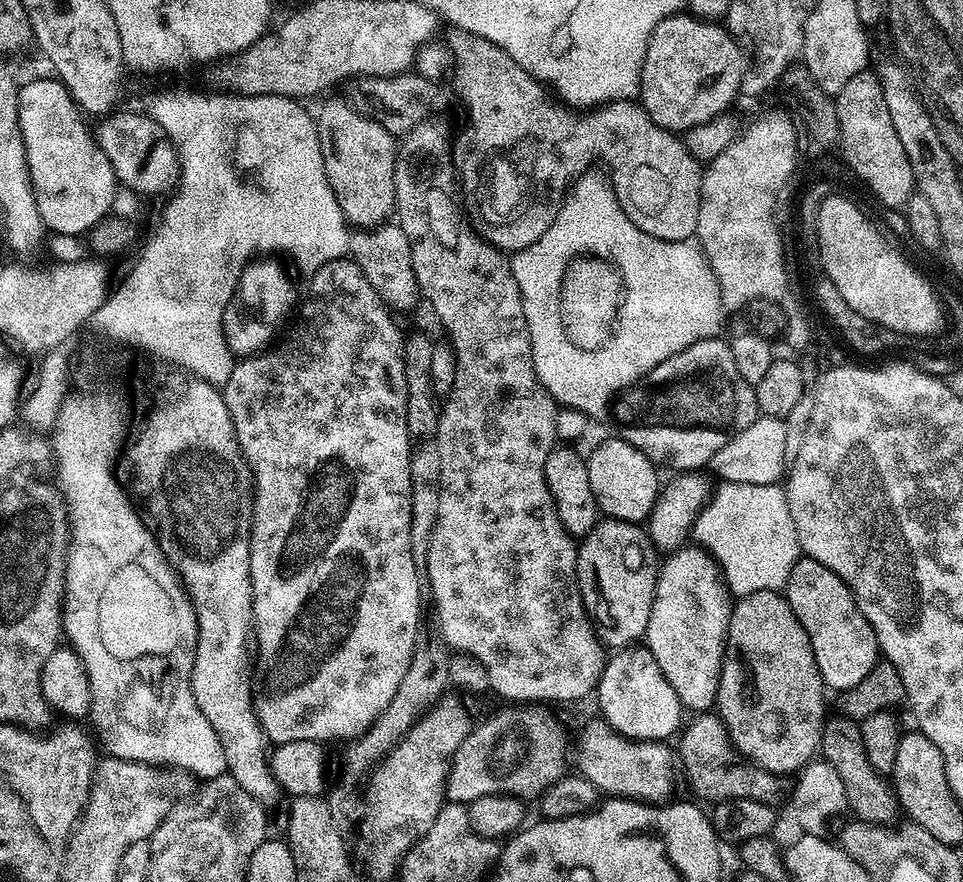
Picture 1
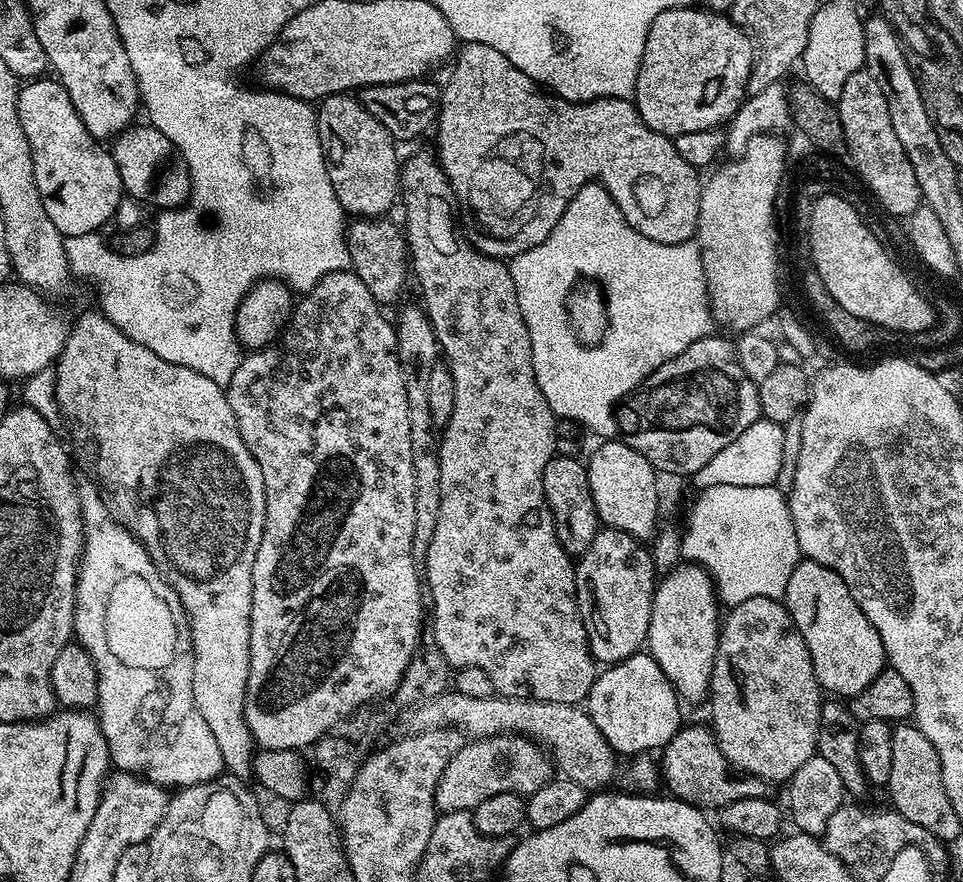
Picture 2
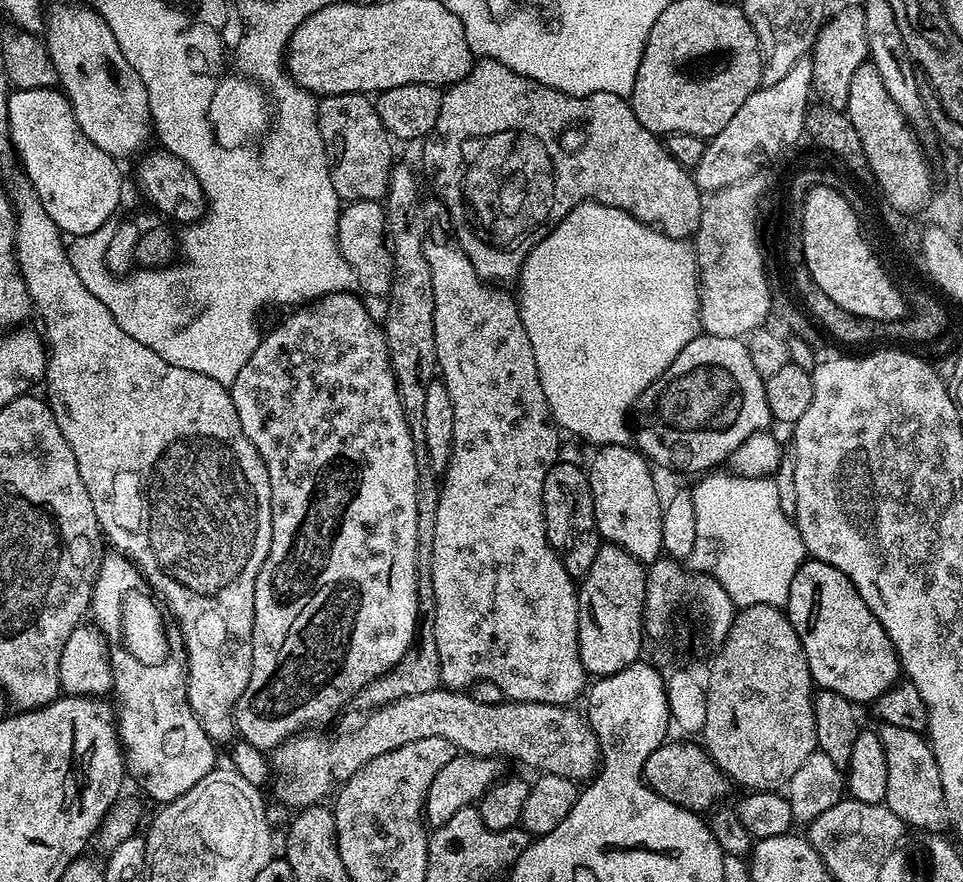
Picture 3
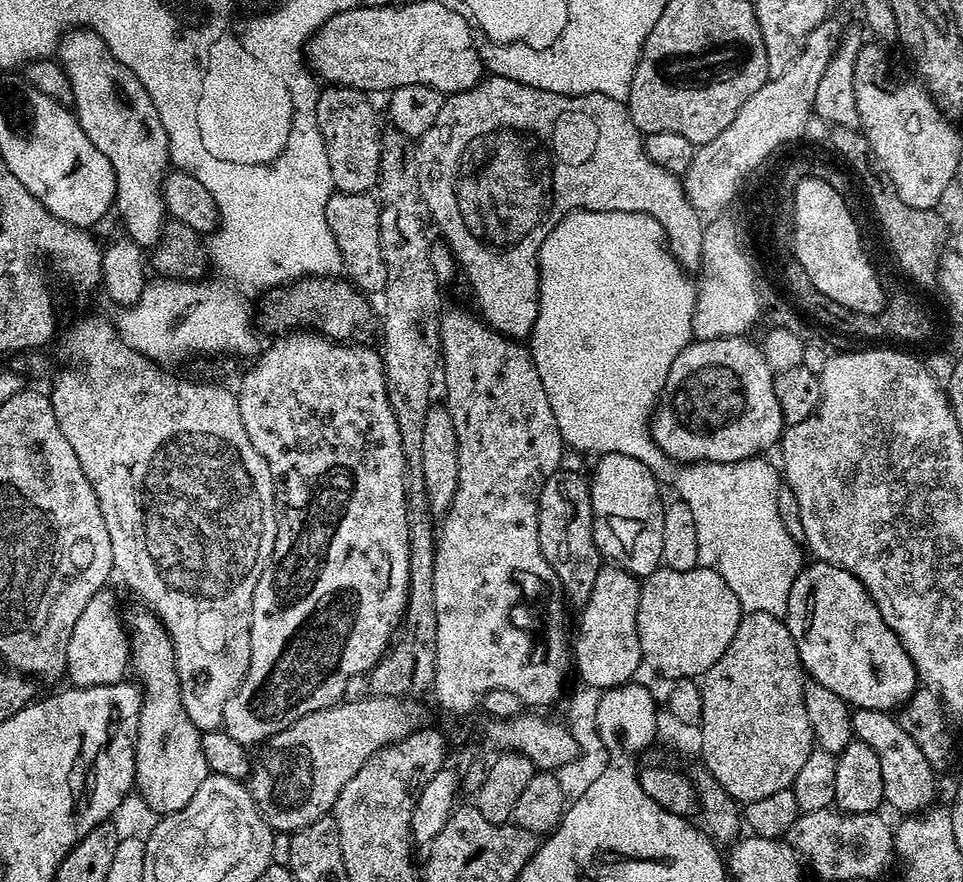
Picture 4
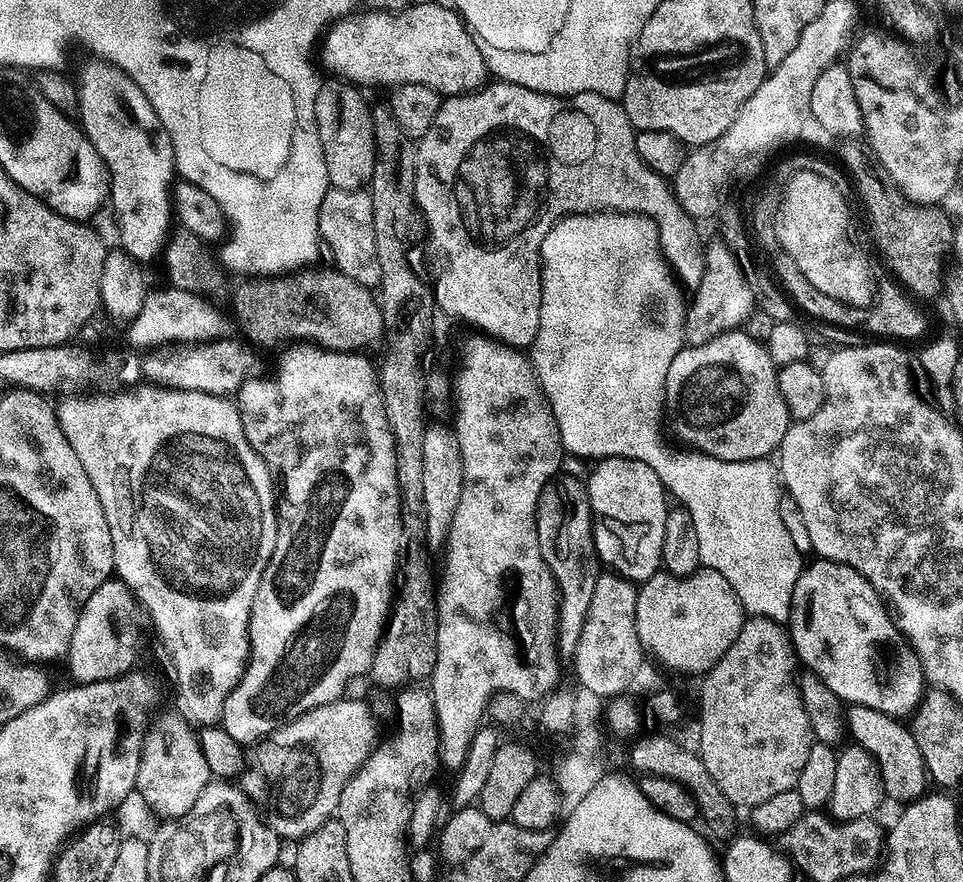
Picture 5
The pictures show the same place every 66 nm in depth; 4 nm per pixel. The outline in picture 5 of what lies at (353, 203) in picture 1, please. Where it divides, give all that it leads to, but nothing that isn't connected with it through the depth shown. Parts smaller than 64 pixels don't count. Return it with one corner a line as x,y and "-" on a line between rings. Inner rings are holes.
343,78
328,79
321,83
316,99
316,125
318,126
318,138
322,142
322,154
326,158
328,182
331,187
342,190
364,188
371,181
376,165
376,139
372,129
372,110
369,101
364,101
364,96
360,93
363,91
355,83

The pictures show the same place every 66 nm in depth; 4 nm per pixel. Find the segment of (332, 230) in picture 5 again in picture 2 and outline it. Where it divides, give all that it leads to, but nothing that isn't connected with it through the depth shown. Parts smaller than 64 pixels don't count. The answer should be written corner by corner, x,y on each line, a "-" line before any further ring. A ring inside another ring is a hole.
356,218
346,228
351,271
366,282
366,290
374,294
381,306
399,305
404,283
410,280
410,257
405,233
399,223
391,224
390,221
388,218

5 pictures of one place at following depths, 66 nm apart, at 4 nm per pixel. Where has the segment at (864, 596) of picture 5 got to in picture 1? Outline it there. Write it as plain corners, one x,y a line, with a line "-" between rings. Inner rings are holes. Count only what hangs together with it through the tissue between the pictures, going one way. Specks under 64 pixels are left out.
801,558
790,570
786,595
798,622
802,622
802,630
810,634
814,662
818,662
825,685
829,689
836,688
837,693
856,688
876,664
881,651
870,622
866,622
862,610
858,610
846,582
842,582
834,570
822,566
822,562

